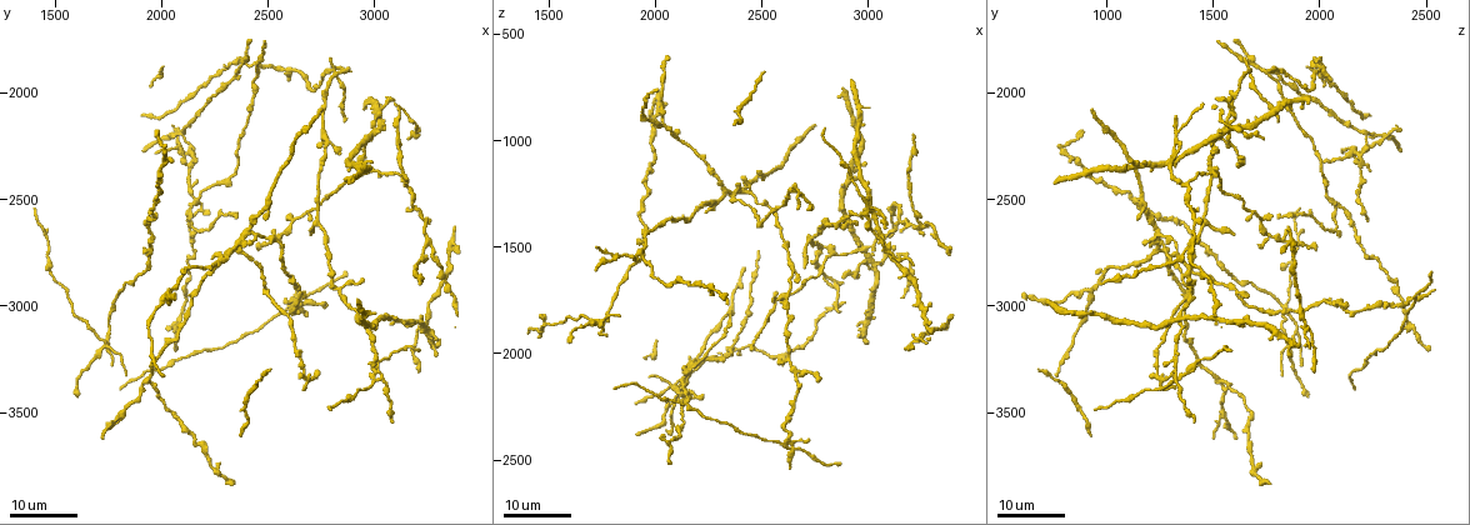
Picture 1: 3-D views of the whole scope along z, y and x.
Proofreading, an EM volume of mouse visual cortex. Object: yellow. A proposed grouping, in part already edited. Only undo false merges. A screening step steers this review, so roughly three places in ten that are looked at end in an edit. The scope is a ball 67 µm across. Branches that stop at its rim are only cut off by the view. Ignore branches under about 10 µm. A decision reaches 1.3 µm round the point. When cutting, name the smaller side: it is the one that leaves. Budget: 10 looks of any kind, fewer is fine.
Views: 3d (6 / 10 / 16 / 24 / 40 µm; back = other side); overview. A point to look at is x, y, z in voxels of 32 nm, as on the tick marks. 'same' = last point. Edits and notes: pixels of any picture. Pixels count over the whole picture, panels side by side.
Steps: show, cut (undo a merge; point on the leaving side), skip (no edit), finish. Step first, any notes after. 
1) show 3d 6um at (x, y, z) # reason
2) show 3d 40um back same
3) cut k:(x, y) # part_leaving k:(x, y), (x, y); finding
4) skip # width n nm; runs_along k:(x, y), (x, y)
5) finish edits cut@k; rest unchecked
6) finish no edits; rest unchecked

show 3d 16um at (3160, 2440, 1370) # side arm on a straight run

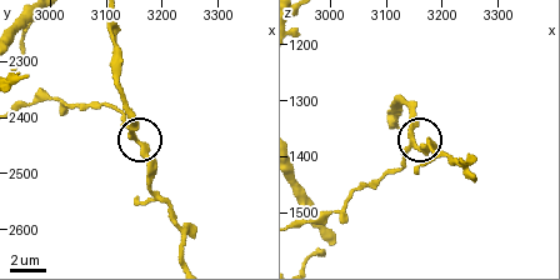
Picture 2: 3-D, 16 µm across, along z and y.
show 3d 10um at (3150, 2440, 1380) # zoom in

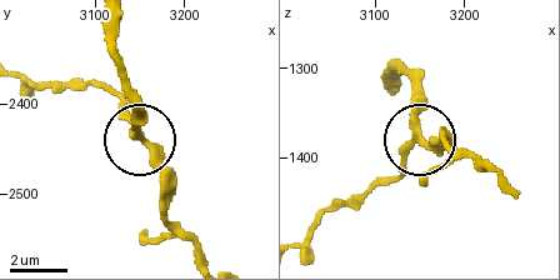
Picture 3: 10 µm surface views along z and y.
skip # width 290 nm; runs_along 3:(23, 76), (109, 91), (171, 196); one neuron here

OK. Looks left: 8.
show 3d 16um at (3260, 2720, 1390) # three arms meet

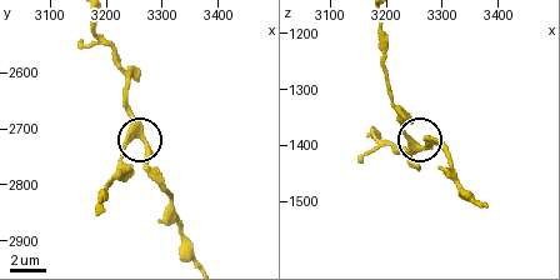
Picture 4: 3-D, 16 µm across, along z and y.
show 3d 10um at (3245, 2715, 1400)

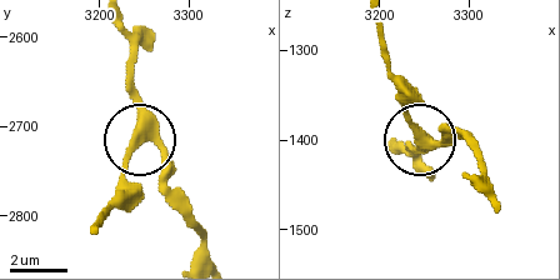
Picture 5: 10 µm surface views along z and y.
skip # side_arm 15 um; runs_along 5:(115, 24), (131, 53), (139, 131), (194, 215); one neuron here

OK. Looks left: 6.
show 3d 16um at (2370, 2720, 1270) # three arms meet

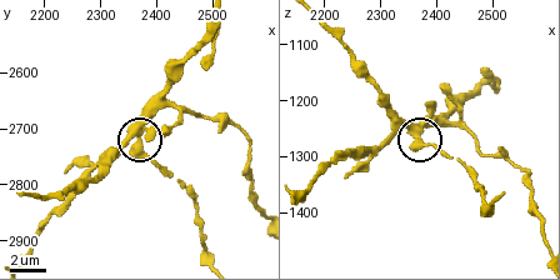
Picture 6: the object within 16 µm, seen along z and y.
show 3d 6um at (2360, 2710, 1260)

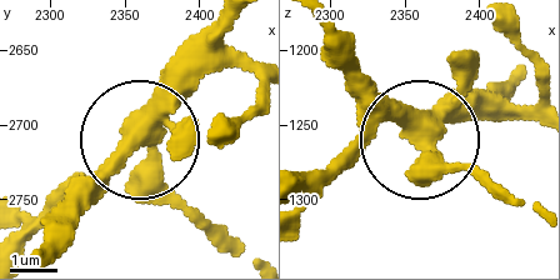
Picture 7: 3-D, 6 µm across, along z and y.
skip # runs_along 7:(533, 121), (449, 110), (421, 130), (449, 165), (505, 201); all the same neuron

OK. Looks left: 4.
show 3d 24um at (1730, 3180, 1860) # looks like a crossing

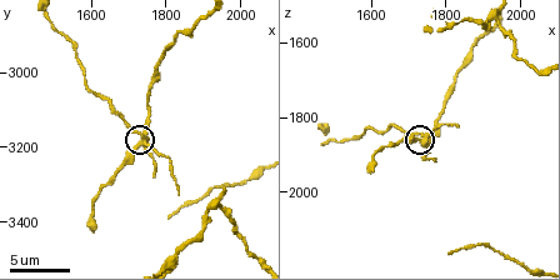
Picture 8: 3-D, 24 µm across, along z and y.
show 3d 10um at (1740, 3180, 1850)

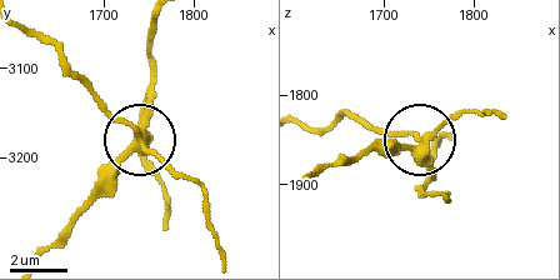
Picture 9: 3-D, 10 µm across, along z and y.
cut 9:(116, 118) # part_leaving 9:(144, 143), (54, 45), (25, 35); a second neuron is stuck on

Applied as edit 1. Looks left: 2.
finish edits cut@9; rest unchecked

